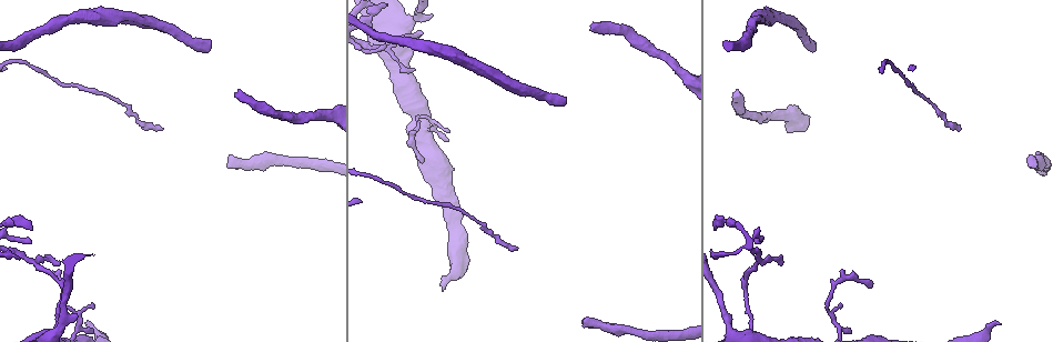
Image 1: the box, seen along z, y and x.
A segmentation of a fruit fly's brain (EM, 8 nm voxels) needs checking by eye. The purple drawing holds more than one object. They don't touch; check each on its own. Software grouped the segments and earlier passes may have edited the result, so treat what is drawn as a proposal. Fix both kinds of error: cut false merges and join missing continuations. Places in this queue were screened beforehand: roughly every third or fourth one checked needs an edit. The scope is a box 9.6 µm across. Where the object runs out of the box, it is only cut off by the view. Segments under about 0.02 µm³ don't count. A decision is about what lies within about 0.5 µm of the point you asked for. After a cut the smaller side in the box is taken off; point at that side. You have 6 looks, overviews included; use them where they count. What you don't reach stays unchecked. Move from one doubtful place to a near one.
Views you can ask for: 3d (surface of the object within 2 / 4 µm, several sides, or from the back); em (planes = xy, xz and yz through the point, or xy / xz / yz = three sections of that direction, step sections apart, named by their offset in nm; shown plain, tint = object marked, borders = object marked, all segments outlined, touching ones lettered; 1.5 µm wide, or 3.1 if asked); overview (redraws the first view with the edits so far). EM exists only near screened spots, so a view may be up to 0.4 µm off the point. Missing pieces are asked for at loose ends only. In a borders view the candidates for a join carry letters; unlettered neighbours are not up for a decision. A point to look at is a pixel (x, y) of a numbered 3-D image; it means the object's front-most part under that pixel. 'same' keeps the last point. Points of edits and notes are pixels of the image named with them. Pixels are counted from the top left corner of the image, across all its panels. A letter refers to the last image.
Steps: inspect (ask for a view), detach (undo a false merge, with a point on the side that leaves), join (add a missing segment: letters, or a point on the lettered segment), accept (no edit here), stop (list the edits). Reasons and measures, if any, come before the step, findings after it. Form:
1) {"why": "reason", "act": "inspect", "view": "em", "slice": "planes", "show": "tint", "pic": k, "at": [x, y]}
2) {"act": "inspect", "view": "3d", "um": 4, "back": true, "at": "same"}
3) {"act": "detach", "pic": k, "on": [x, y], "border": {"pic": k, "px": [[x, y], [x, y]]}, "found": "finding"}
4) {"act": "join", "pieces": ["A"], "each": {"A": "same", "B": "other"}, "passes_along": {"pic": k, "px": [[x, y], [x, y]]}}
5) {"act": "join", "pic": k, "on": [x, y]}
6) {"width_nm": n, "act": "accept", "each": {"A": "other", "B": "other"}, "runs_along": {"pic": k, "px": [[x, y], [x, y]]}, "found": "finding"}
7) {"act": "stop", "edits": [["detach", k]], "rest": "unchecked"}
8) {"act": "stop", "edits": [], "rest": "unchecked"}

{"why": "branch stops here", "act": "inspect", "view": "em", "slice": "planes", "show": "tint", "pic": 1, "at": [755, 239]}

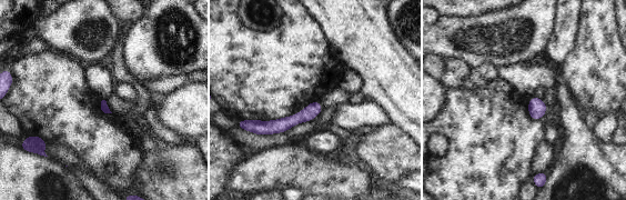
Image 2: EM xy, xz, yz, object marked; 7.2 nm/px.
{"act": "inspect", "view": "em", "slice": "planes", "show": "borders", "at": "same"}

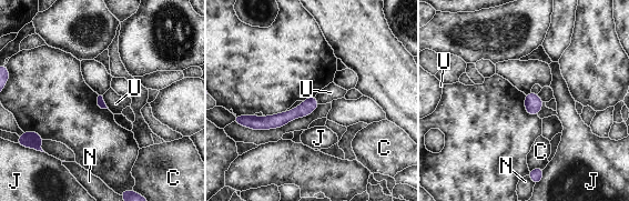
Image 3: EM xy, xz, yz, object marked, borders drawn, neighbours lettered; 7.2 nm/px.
{"act": "accept", "each": {"C": "other", "J": "other", "N": "other", "U": "other"}, "border": {"pic": 3, "px": [[101, 96], [109, 108]]}, "found": "no lettered segment goes on from it"}

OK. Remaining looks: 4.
{"why": "sudden change in width", "act": "inspect", "view": "3d", "um": 4, "back": true, "pic": 1, "at": [54, 326]}

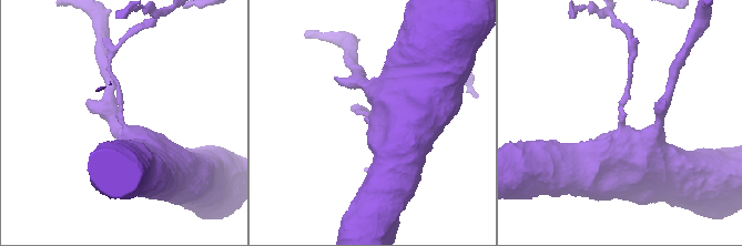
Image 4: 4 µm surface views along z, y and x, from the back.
{"why": "shape alone is not enough", "act": "inspect", "view": "em", "slice": "xy", "step": 4, "show": "borders", "pic": 4, "at": [121, 119]}

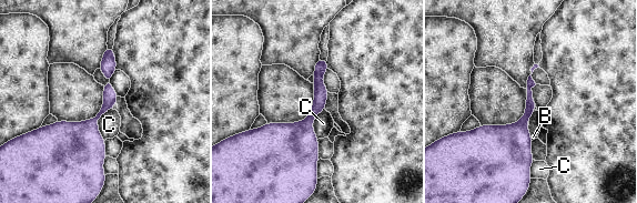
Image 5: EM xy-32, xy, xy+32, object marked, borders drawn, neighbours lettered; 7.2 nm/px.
{"width_nm": 80, "act": "accept", "each": {"B": "other", "C": "other"}, "runs_along": {"pic": 5, "px": [[110, 50], [108, 104], [92, 123], [100, 171]]}, "found": "one neuron here"}

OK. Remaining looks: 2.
{"why": "free end", "act": "inspect", "view": "em", "slice": "planes", "show": "plain", "pic": 1, "at": [235, 93]}

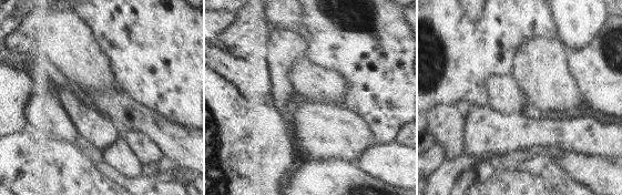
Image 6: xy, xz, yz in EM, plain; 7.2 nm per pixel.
{"act": "inspect", "view": "em", "slice": "planes", "show": "borders", "at": "same"}

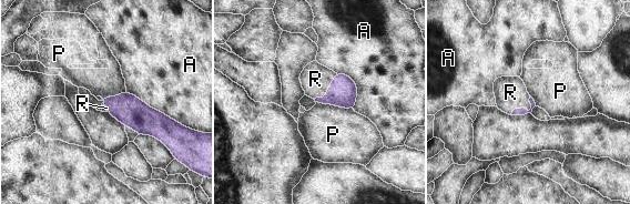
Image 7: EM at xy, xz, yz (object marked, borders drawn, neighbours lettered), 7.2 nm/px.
{"act": "join", "pieces": ["R"], "each": {"A": "other", "P": "other", "R": "same"}, "found": "the neuron continues"}

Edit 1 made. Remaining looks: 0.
{"act": "stop", "edits": [["join", 7]], "rest": "unchecked"}

